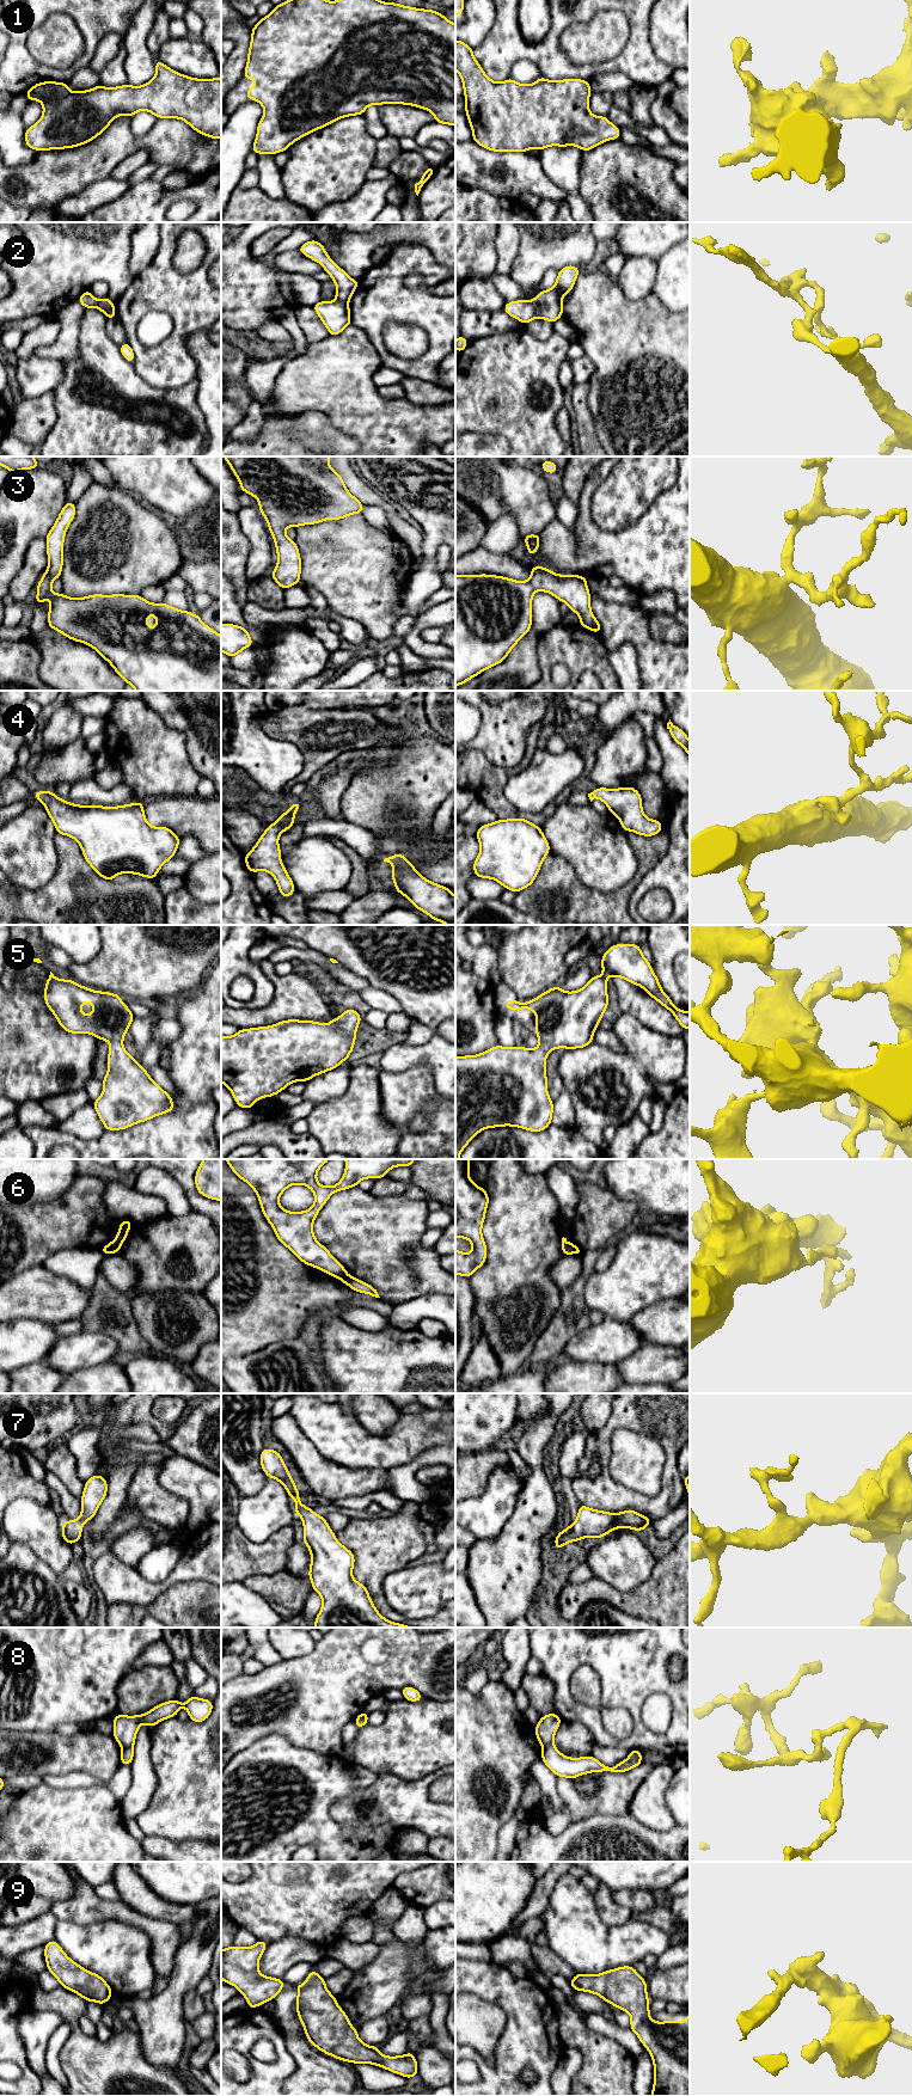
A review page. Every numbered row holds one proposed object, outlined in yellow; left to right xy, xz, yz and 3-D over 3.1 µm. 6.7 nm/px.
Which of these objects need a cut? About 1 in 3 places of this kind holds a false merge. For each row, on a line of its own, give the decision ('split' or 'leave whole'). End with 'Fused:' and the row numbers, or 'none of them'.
1: leave whole
2: split
3: leave whole
4: leave whole
5: leave whole
6: split
7: leave whole
8: split
9: leave whole
Fused: 2, 6, 8

